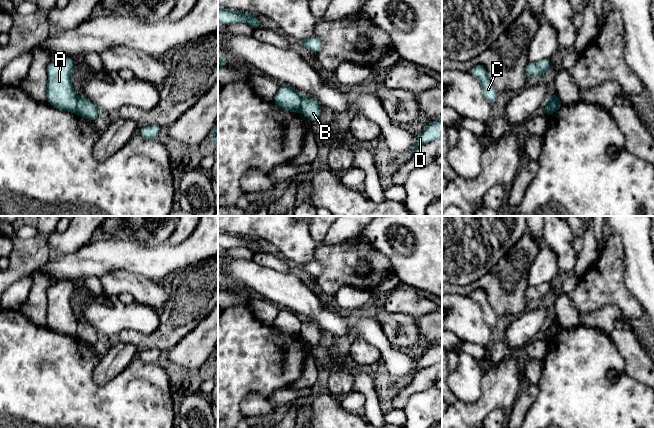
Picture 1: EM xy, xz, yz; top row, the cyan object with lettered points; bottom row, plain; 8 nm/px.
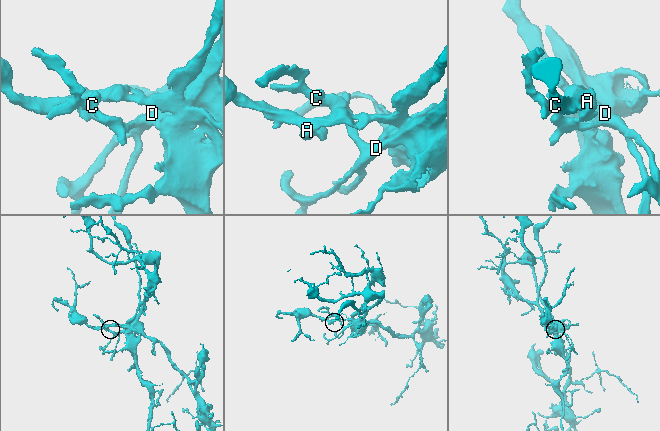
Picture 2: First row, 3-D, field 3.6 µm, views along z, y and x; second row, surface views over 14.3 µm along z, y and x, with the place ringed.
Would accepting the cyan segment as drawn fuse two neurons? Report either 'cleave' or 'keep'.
cleave

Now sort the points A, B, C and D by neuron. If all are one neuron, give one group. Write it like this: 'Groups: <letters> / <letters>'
Groups: A / B C D

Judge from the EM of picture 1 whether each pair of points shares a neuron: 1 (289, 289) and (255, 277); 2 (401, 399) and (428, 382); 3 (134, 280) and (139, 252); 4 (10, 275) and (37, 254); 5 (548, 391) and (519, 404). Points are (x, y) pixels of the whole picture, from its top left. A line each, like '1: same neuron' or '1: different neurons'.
1: same neuron
2: same neuron
3: different neurons
4: same neuron
5: different neurons

